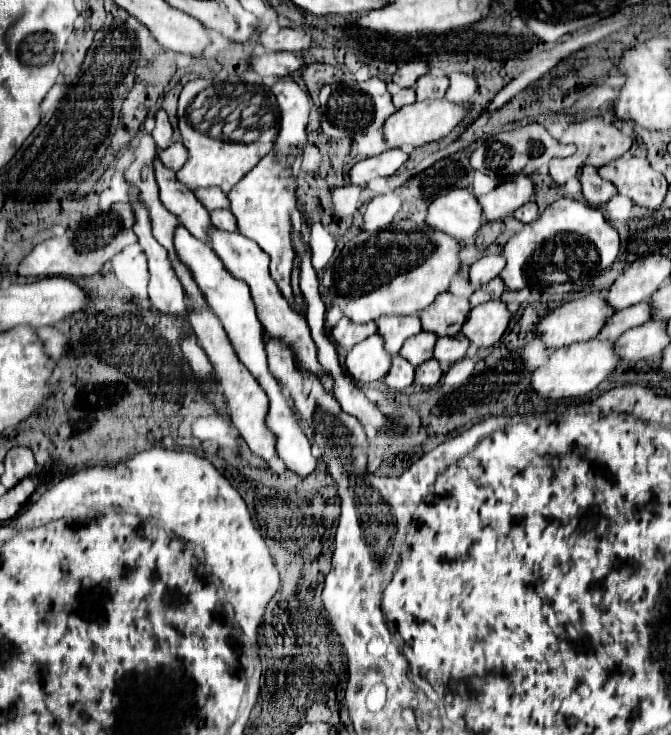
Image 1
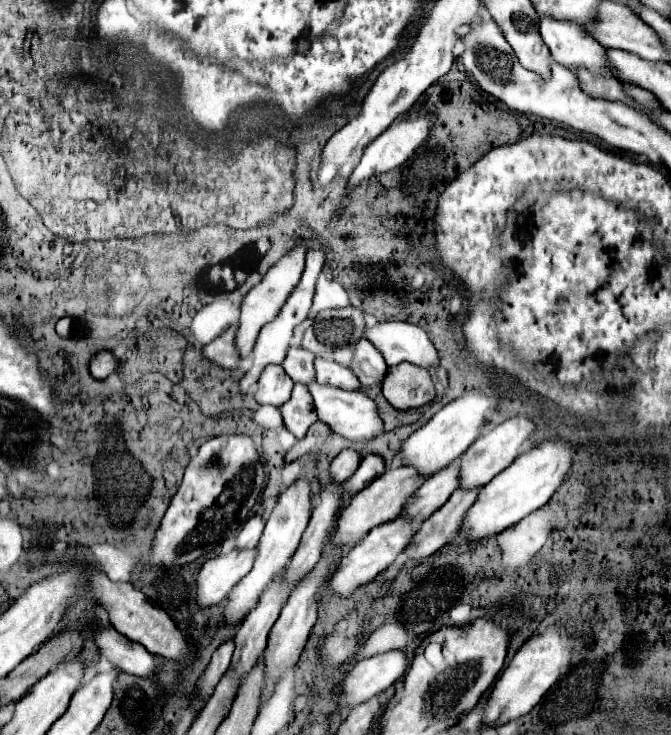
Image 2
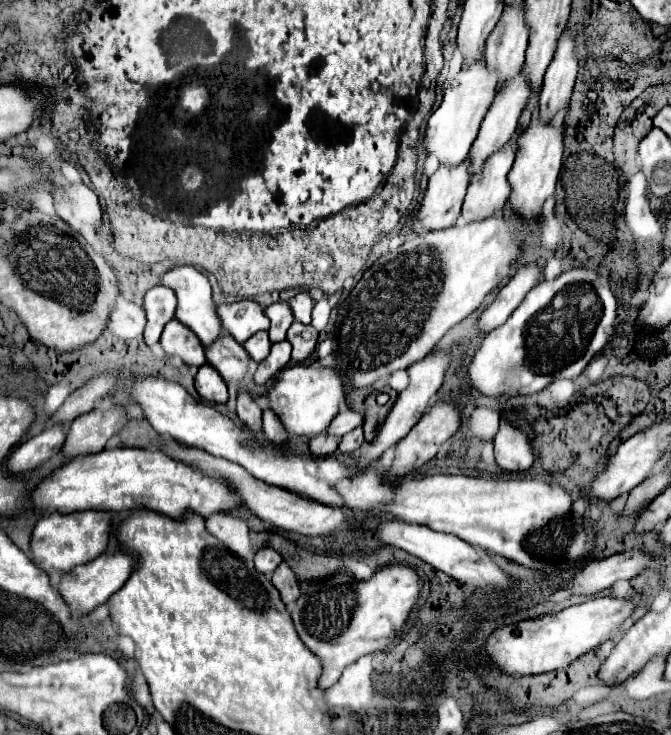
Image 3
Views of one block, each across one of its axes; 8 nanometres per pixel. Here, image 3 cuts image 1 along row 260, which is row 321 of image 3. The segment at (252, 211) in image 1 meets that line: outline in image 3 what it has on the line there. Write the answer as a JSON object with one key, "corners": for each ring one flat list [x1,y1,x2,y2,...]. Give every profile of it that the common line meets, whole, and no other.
{"corners":[[276,302,266,308,266,316,270,318,270,340,272,342,282,342,286,340,286,332,290,324,294,322,294,314,288,306,288,302]]}

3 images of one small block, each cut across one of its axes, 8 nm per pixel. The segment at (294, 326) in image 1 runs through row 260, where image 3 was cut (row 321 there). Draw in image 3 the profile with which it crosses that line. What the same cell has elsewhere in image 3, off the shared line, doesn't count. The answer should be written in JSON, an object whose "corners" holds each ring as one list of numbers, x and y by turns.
{"corners":[[240,300,232,304,222,304,216,308,222,326,236,338,236,342,246,342,254,332,268,330,268,318,264,308,254,300]]}

